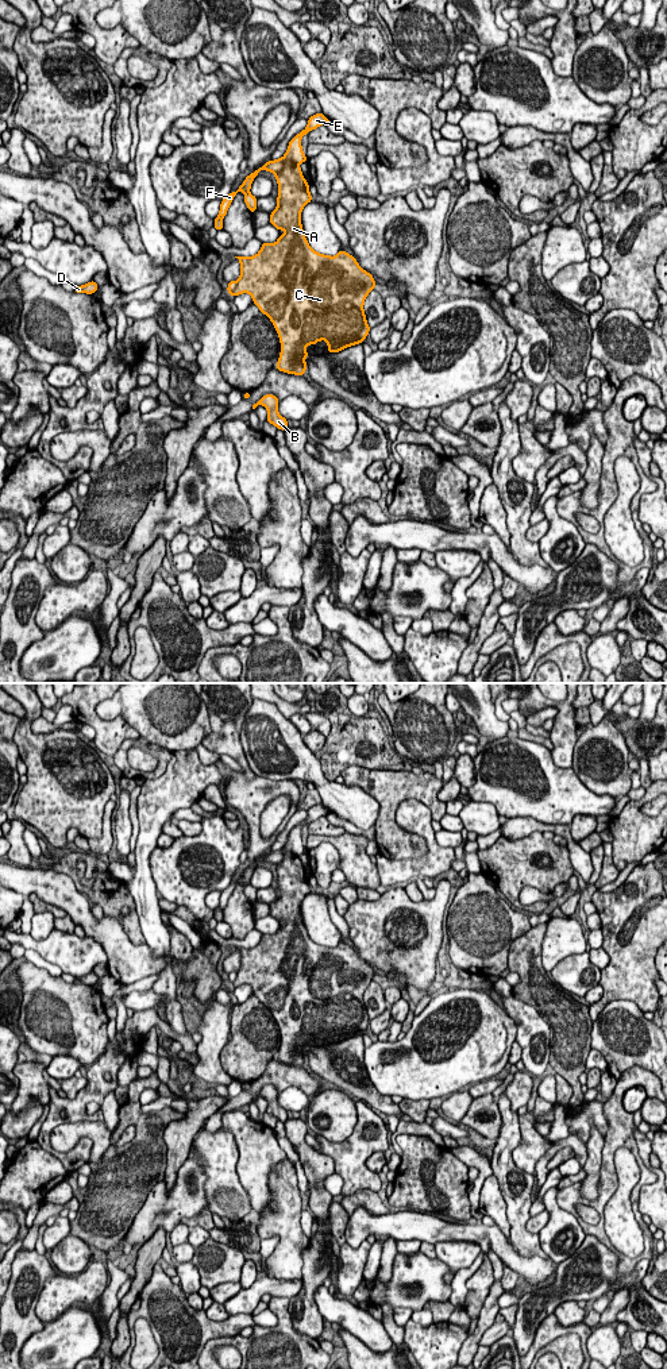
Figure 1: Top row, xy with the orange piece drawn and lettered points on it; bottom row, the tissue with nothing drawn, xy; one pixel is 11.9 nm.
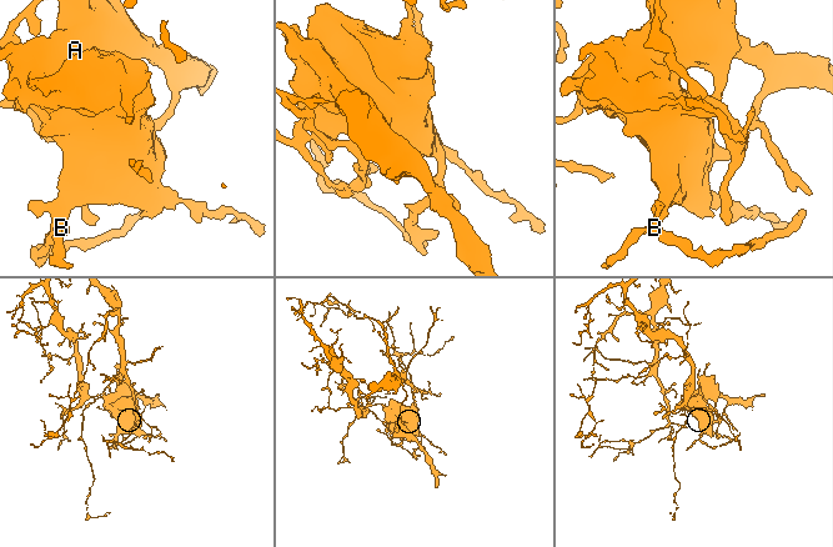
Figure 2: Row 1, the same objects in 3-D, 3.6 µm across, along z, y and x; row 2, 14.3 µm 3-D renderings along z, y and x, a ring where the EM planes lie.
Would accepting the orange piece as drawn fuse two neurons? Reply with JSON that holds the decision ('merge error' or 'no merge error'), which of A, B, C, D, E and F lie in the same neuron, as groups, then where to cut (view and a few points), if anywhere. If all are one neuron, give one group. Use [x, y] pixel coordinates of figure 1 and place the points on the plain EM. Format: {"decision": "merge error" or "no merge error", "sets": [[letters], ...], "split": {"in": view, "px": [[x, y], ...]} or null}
{"decision": "merge error", "sets": [["A", "B", "C"], ["D", "E", "F"]], "split": {"in": "xy", "px": [[297, 855], [285, 851], [284, 857], [276, 866]]}}

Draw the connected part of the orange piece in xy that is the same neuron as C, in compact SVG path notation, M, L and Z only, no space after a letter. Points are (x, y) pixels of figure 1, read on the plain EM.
M284 851L282 861L274 868L278 874L278 895L270 905L270 915L278 922L285 921L286 925L279 925L275 934L262 934L254 948L235 948L240 953L240 968L230 986L234 988L248 984L252 988L252 994L271 1011L279 1027L281 1044L275 1058L302 1068L306 1061L305 1049L309 1046L306 1037L325 1031L328 1044L336 1045L363 1034L370 1022L363 995L377 975L344 941L329 948L311 940L300 907L312 887L300 857Z

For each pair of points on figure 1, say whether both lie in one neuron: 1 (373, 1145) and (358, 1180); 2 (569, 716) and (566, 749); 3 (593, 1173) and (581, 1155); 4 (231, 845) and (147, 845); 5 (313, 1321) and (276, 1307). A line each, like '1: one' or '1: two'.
1: one
2: one
3: two
4: two
5: two

